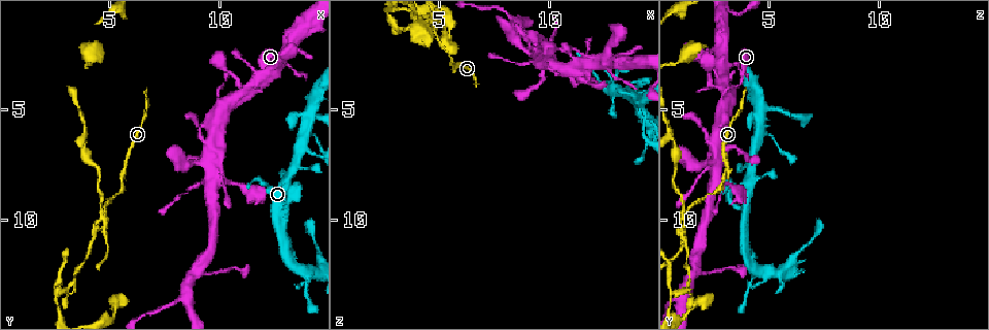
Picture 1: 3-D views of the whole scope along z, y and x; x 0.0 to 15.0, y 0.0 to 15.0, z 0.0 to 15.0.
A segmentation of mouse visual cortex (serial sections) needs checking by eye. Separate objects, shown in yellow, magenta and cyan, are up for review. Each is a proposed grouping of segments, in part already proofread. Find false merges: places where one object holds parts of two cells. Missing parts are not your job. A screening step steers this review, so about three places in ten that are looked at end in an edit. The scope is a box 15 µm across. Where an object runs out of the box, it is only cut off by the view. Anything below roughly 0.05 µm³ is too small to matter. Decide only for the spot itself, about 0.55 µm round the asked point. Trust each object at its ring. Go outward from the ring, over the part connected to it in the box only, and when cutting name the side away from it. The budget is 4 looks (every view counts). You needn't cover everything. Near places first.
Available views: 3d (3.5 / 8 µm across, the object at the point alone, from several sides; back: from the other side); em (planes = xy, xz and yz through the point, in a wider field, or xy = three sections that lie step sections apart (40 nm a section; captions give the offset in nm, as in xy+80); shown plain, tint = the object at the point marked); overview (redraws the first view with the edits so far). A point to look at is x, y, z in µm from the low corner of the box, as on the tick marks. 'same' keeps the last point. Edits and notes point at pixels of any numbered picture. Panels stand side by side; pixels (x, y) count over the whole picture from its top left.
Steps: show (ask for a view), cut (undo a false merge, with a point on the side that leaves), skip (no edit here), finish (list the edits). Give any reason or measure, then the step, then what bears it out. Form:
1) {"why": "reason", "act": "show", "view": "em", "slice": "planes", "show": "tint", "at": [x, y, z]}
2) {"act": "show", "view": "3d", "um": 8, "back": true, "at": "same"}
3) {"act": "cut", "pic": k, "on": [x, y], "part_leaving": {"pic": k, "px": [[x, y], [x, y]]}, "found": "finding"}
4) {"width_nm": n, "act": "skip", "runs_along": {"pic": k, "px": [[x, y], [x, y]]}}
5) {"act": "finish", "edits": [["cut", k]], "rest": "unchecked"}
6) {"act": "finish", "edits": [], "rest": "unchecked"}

{"why": "thin arm on a thick one", "act": "show", "view": "3d", "um": 3.5, "at": [14.2, 4.9, 4.6]}

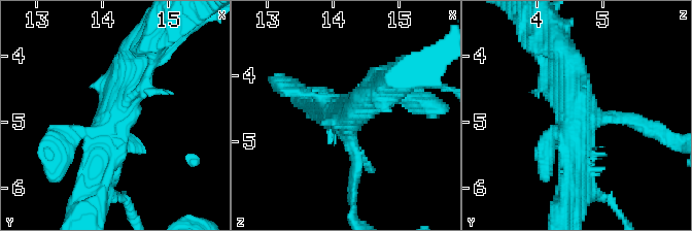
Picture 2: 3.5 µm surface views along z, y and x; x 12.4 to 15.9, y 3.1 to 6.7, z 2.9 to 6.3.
{"why": "need the tissue", "act": "show", "view": "em", "slice": "planes", "show": "tint", "at": [14.15, 5.00, 4.70]}

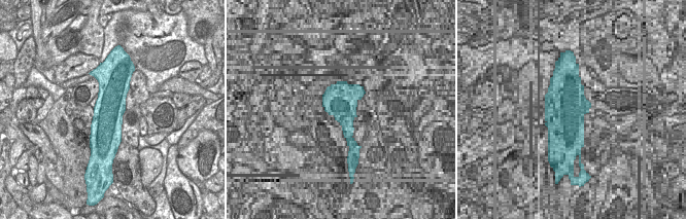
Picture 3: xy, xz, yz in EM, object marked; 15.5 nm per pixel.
{"act": "skip", "runs_along": {"pic": 2, "px": [[101, 183], [107, 129], [136, 56]]}, "found": "one cell here"}

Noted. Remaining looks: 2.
{"why": "a fork", "act": "show", "view": "3d", "um": 3.5, "at": [4.7, 10.2, 1.2]}

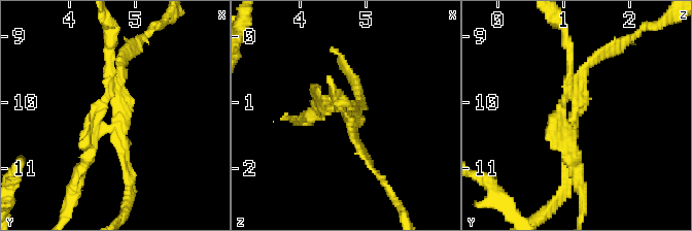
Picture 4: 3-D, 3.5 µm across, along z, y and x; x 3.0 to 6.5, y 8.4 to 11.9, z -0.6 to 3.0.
{"why": "need the tissue", "act": "show", "view": "em", "slice": "xy", "step": 1, "show": "tint", "at": [4.80, 10.30, 1.10]}

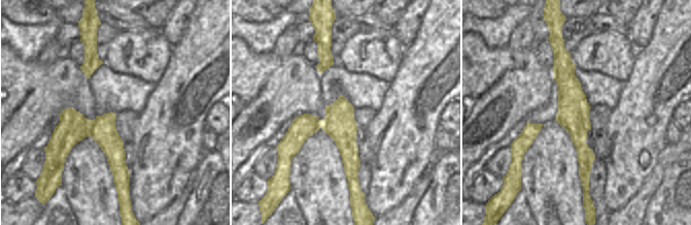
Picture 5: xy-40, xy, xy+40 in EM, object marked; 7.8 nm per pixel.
{"act": "cut", "pic": 4, "on": [577, 158], "part_leaving": {"pic": 4, "px": [[107, 125], [92, 140], [66, 210]]}, "found": "two cells meet here"}

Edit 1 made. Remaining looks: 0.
{"act": "finish", "edits": [["cut", 4]], "rest": "unchecked"}

